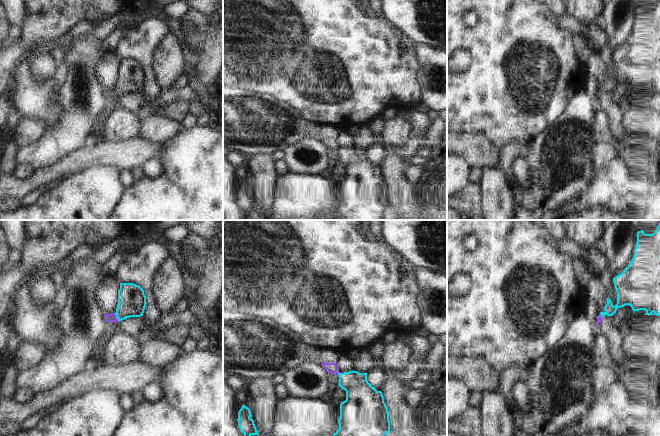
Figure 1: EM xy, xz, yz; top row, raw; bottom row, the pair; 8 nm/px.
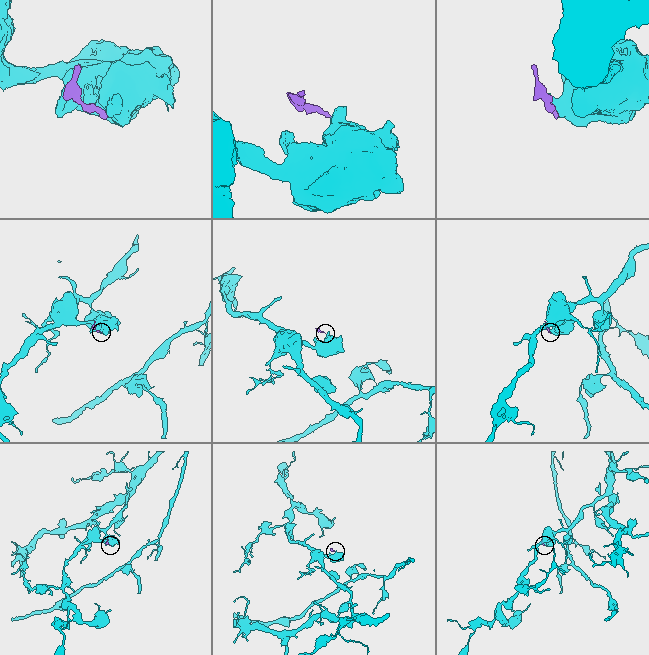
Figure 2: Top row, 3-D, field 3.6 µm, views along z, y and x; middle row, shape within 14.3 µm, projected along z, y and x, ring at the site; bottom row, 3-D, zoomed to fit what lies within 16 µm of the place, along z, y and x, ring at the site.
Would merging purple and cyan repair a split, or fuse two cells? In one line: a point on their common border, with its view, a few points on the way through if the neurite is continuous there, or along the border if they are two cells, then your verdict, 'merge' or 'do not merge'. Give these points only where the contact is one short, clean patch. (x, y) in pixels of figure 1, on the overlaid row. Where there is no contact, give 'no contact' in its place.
contact xy (116, 317); way xy (111, 317), (116, 317), (131, 302), (131, 299); merge

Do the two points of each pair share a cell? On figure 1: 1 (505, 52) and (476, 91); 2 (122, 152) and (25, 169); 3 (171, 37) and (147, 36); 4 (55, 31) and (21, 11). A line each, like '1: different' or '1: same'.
1: same
2: different
3: different
4: different

